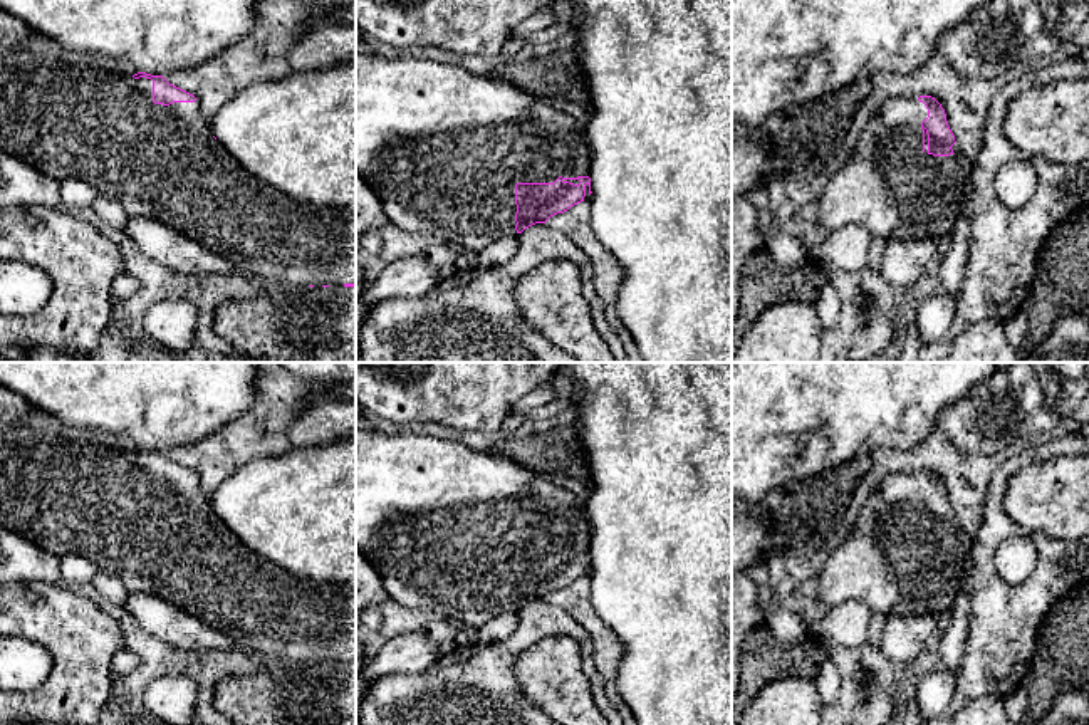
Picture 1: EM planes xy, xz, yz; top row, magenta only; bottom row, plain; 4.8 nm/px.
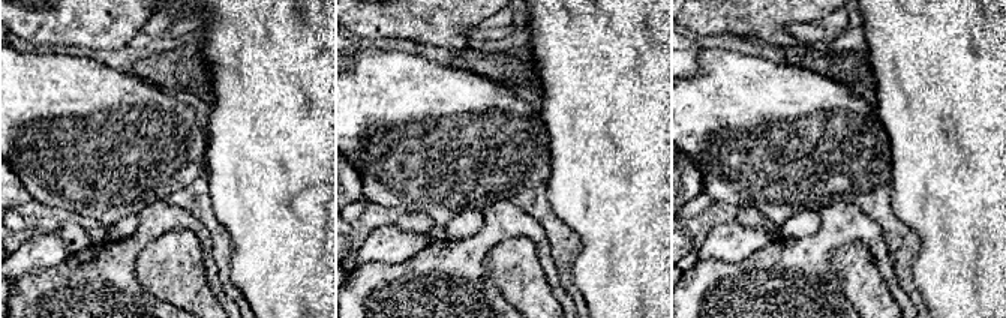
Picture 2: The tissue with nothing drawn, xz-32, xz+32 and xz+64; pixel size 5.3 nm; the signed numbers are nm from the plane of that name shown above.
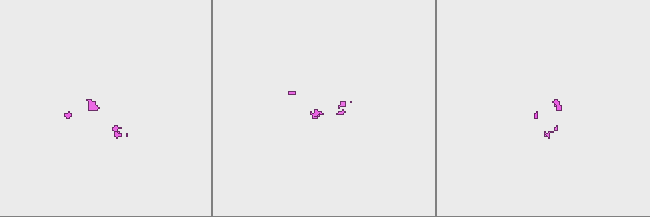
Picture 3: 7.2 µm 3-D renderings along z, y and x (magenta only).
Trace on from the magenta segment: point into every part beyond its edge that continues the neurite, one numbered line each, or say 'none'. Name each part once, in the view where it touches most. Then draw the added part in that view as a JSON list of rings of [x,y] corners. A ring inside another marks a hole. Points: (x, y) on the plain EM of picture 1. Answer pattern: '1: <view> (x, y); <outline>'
1: xz (443, 524); [[[356,430],[356,549],[379,572],[391,601],[413,609],[423,609],[430,616],[456,619],[473,629],[500,614],[515,614],[515,561],[517,559],[554,559],[559,552],[589,552],[592,530],[586,512],[579,507],[577,497],[557,487],[552,478],[537,473],[510,458],[492,451],[477,451],[461,441],[436,438],[430,435],[383,433],[376,430]]]

